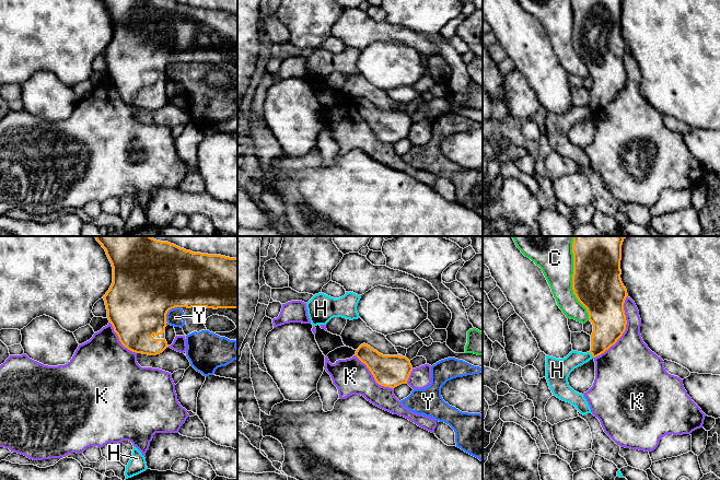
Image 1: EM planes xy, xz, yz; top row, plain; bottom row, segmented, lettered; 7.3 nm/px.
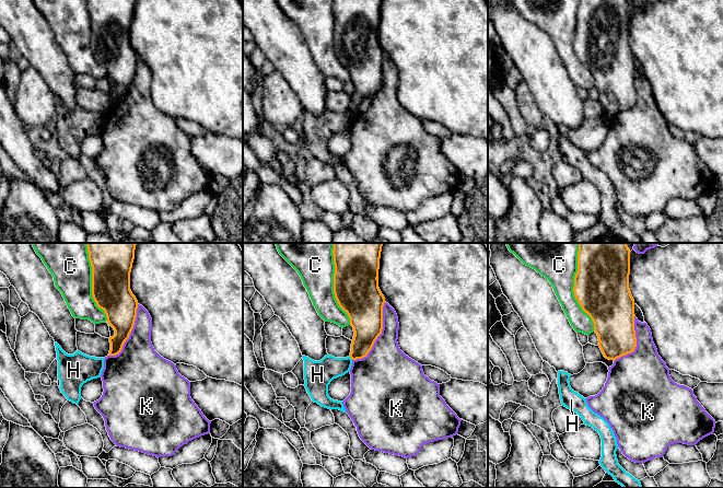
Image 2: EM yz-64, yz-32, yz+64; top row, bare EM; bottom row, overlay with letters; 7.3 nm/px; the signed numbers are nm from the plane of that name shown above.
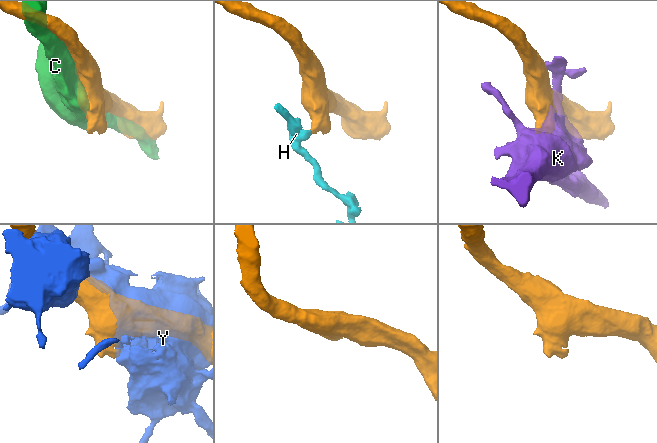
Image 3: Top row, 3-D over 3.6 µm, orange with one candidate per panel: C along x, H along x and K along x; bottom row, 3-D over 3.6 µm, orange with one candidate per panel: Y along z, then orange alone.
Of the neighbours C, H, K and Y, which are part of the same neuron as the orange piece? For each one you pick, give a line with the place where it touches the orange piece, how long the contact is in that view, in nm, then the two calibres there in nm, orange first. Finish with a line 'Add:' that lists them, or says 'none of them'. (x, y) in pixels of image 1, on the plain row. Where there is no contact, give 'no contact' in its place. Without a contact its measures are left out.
Add: none of them

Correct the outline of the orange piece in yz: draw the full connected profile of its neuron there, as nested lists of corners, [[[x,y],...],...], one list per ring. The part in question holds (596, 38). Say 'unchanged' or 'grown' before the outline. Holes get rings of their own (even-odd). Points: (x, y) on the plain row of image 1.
unchanged; [[[572,0],[572,9],[572,45],[578,56],[587,63],[589,75],[593,80],[590,108],[596,113],[614,101],[626,85],[624,58],[628,49],[620,34],[622,0]]]

